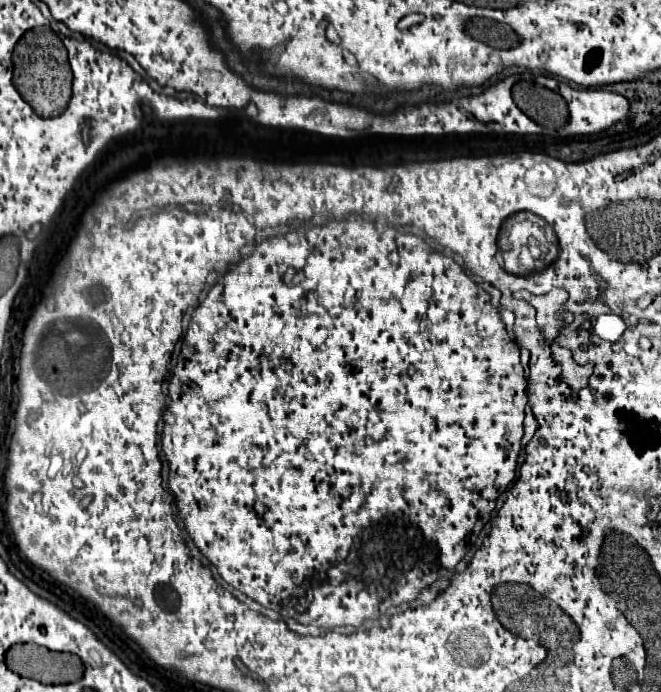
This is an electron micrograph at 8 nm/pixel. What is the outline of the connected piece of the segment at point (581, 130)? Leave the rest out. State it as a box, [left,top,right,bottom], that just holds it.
[566,85,628,135]

